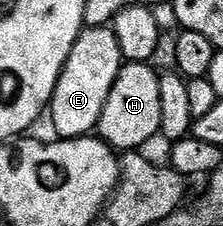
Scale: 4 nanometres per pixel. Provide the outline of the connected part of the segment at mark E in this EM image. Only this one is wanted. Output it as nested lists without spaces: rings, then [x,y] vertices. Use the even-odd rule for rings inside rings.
[[[83,27],[76,38],[76,46],[72,46],[72,54],[68,54],[68,62],[64,62],[64,70],[50,99],[48,120],[50,116],[57,139],[75,140],[91,135],[97,129],[100,114],[104,114],[104,102],[108,102],[108,94],[112,94],[112,86],[116,86],[123,63],[120,42],[116,42],[113,27]]]

